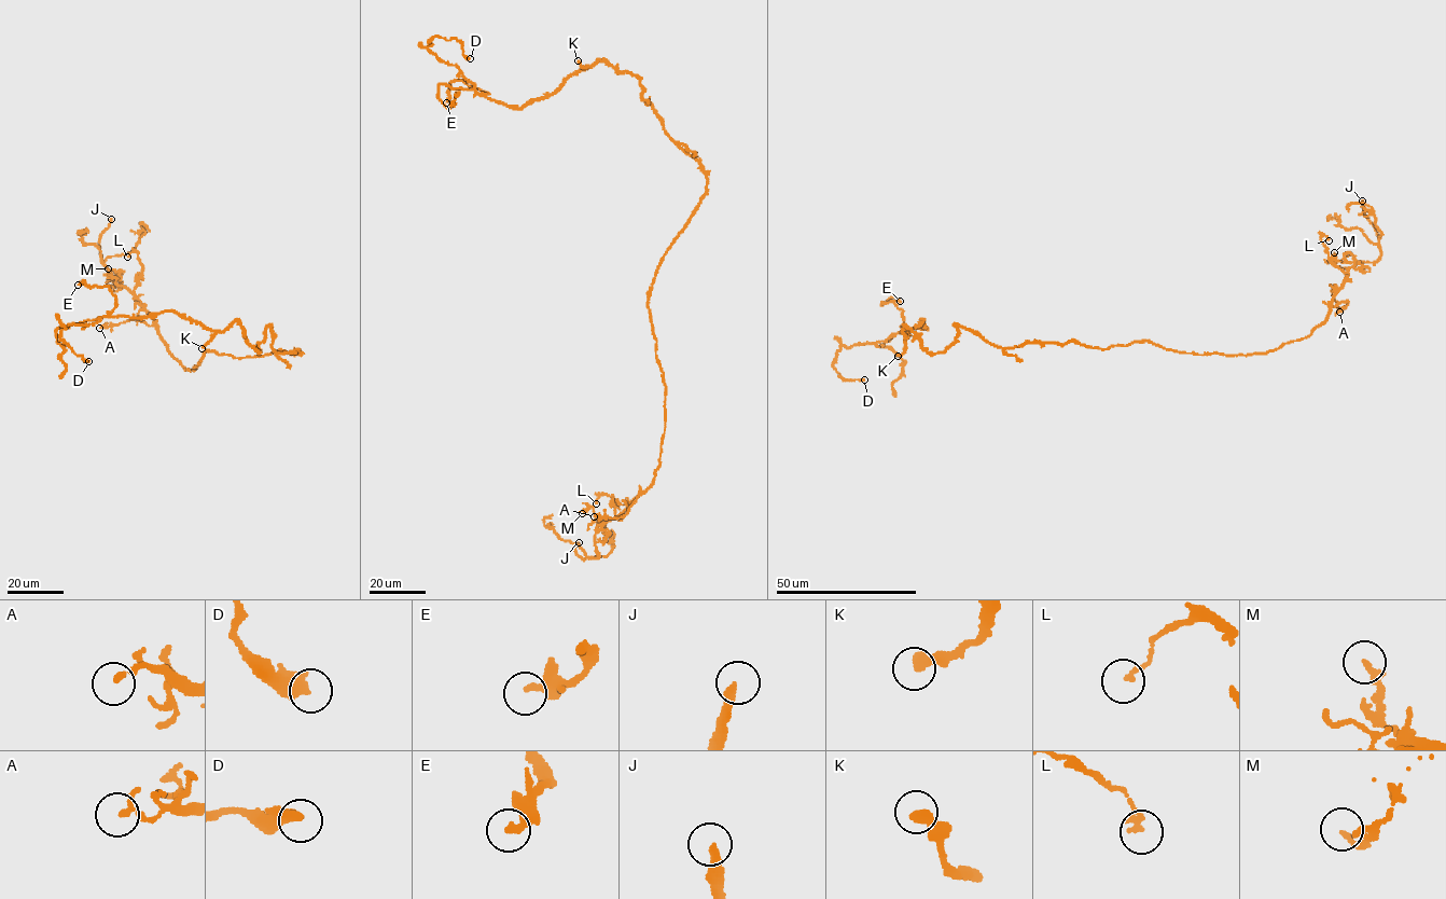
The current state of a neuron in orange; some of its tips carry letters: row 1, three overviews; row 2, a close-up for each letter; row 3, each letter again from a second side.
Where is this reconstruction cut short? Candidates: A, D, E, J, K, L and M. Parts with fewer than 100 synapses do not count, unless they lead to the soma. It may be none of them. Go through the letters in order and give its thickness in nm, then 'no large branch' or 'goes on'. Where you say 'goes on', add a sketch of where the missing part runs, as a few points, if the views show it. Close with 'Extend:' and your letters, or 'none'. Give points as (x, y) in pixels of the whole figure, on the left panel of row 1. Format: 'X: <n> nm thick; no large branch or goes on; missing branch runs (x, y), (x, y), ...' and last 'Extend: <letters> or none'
A: 180 nm thick; no large branch
D: 460 nm thick; no large branch
E: 280 nm thick; no large branch
J: 300 nm thick; goes on; missing branch runs (111, 219), (124, 182), (139, 169)
K: 440 nm thick; no large branch
L: 200 nm thick; no large branch
M: 160 nm thick; no large branch
Extend: J

